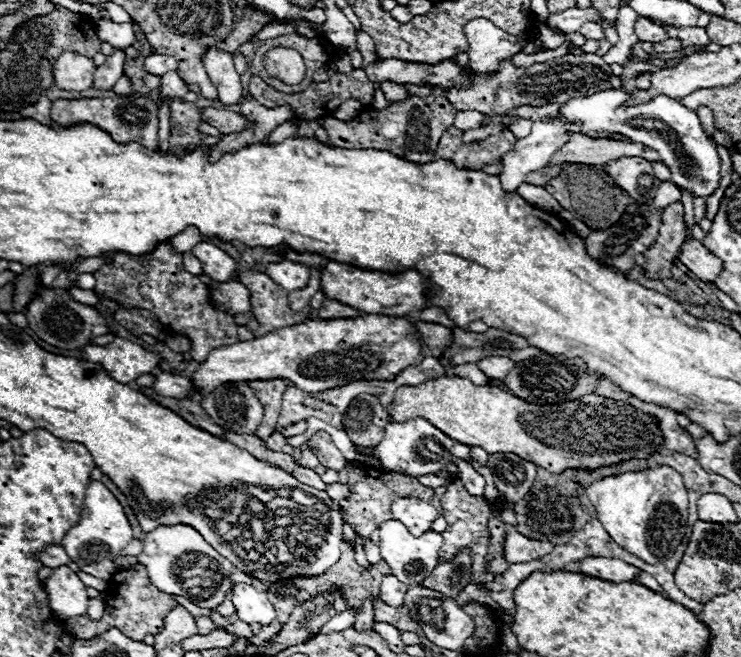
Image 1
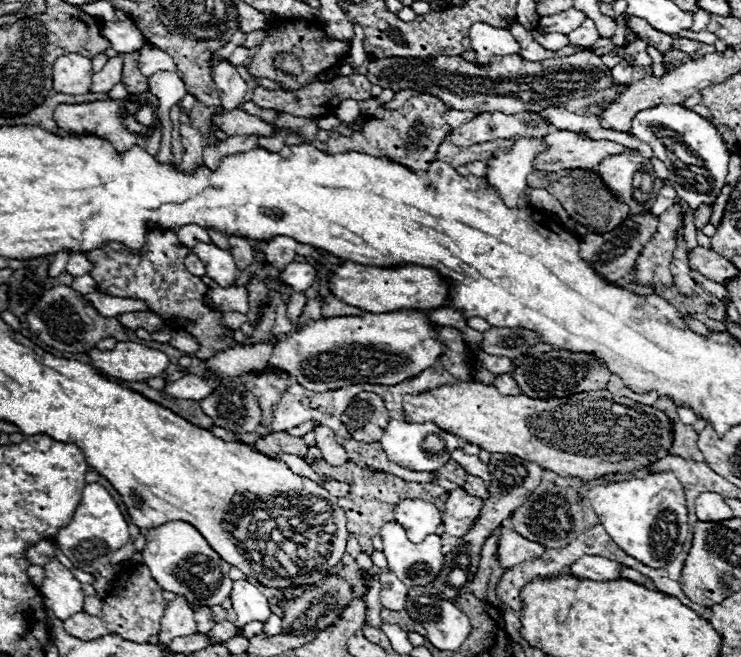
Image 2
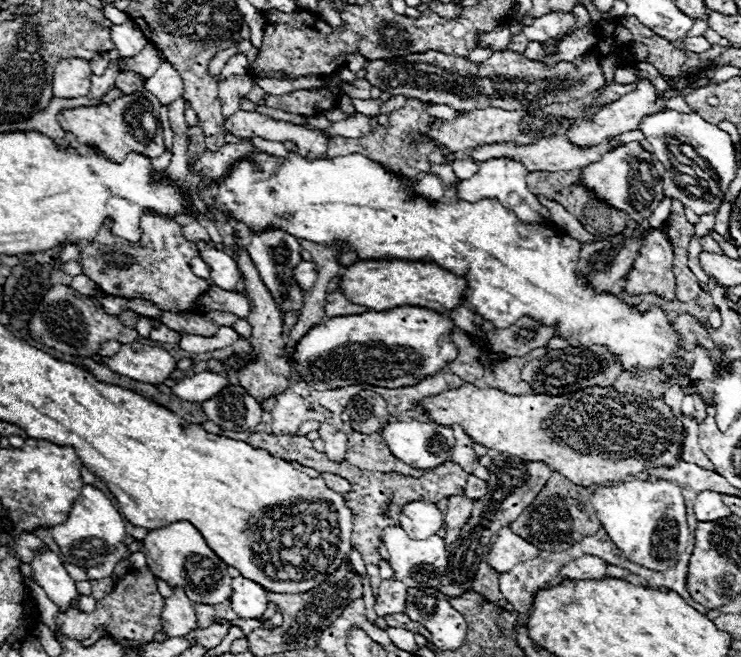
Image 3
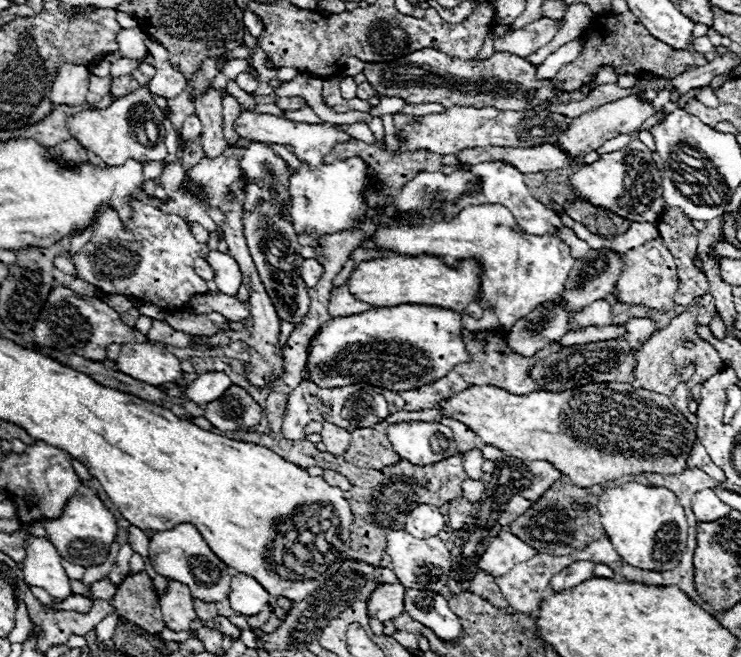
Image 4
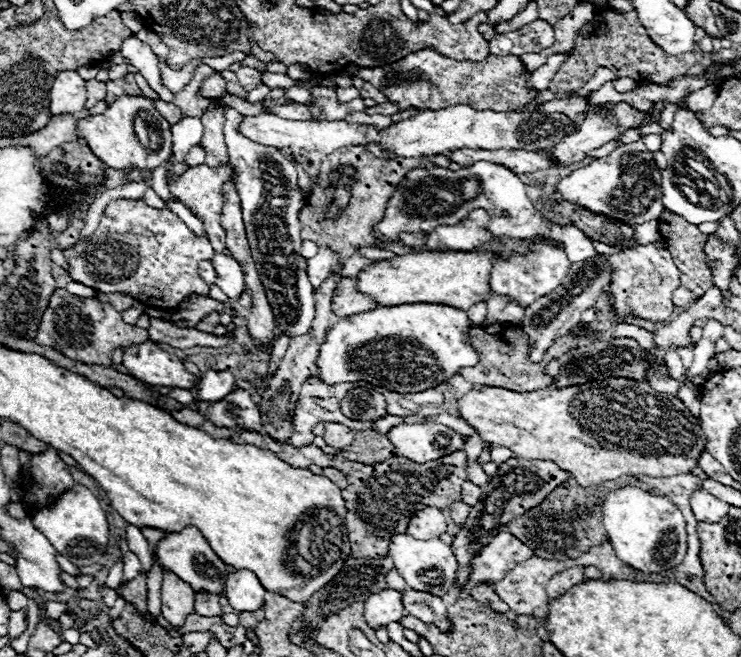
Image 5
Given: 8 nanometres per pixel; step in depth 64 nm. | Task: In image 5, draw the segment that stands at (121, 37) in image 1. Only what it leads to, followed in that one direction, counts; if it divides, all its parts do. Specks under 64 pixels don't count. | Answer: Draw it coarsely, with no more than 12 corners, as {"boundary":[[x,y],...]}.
{"boundary":[[136,34],[124,38],[120,54],[140,70],[160,100],[174,94],[160,84],[158,58]]}

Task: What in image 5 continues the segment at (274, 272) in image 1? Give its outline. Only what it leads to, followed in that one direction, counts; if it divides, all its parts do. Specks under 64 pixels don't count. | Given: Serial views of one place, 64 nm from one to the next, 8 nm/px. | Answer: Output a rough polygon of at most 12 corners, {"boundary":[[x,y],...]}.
{"boundary":[[320,248],[306,260],[306,274],[314,288],[332,272],[338,256]]}

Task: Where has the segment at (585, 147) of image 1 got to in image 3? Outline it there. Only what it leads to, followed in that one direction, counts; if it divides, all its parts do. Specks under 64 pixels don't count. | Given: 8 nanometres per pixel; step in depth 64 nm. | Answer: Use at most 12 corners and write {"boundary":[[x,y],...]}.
{"boundary":[[566,134],[530,146],[488,144],[476,162],[510,156],[530,172],[582,170],[610,150],[610,142],[578,148]]}

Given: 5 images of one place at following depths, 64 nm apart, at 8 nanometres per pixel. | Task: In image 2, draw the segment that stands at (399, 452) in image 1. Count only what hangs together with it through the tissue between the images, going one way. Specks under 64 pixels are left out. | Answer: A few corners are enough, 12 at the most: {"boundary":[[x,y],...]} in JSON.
{"boundary":[[390,420],[386,456],[416,472],[442,468],[462,440],[432,422]]}

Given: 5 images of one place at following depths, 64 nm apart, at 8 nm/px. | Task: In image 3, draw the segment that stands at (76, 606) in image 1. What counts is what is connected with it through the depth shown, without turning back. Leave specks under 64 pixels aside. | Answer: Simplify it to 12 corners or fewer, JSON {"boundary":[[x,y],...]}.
{"boundary":[[50,550],[30,562],[36,584],[68,612],[80,592]]}

